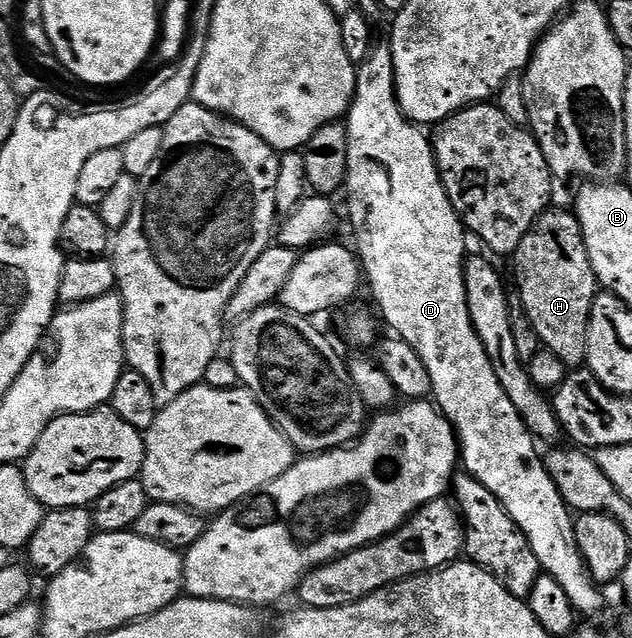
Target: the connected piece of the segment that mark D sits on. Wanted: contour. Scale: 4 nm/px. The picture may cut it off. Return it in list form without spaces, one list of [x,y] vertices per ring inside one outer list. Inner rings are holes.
[[[372,46],[371,52],[367,54],[367,58],[358,64],[355,72],[355,97],[351,100],[351,106],[347,109],[345,126],[347,136],[349,137],[347,181],[345,184],[345,192],[347,191],[347,211],[351,214],[351,227],[355,230],[356,241],[359,242],[357,254],[361,264],[362,274],[365,276],[366,286],[367,283],[371,286],[371,295],[375,298],[375,303],[379,306],[379,311],[383,314],[384,321],[395,330],[392,332],[394,332],[398,338],[404,339],[407,344],[414,349],[417,357],[421,357],[421,361],[425,361],[425,369],[429,369],[429,381],[431,382],[433,402],[435,406],[442,411],[444,417],[450,421],[451,428],[455,430],[455,437],[459,440],[461,463],[462,466],[467,466],[464,467],[466,474],[472,475],[477,481],[481,481],[481,485],[485,485],[485,489],[489,489],[489,493],[493,493],[493,497],[497,497],[497,501],[501,501],[501,505],[507,510],[511,520],[518,525],[521,533],[525,533],[525,537],[537,557],[539,566],[544,572],[558,572],[558,567],[563,571],[571,570],[569,594],[571,597],[571,606],[575,608],[576,612],[582,616],[583,614],[597,614],[604,607],[605,599],[600,592],[602,590],[588,573],[587,567],[584,565],[583,559],[580,556],[580,551],[577,549],[573,512],[561,497],[561,493],[557,489],[553,477],[549,477],[544,456],[541,454],[541,451],[539,455],[538,449],[535,448],[535,446],[537,446],[535,436],[532,435],[529,428],[525,425],[523,418],[517,413],[513,401],[509,401],[505,389],[501,389],[501,381],[497,381],[497,373],[493,373],[493,365],[485,353],[485,345],[481,345],[481,337],[477,337],[477,333],[473,329],[473,321],[469,317],[467,290],[465,289],[465,273],[463,272],[465,260],[469,255],[469,252],[467,252],[467,239],[469,240],[469,235],[463,226],[459,212],[453,209],[453,205],[449,201],[449,197],[443,188],[443,182],[439,176],[439,165],[435,161],[435,149],[432,140],[429,138],[429,135],[423,132],[426,130],[424,130],[422,126],[416,125],[404,117],[403,110],[399,108],[399,102],[395,96],[395,70],[393,69],[393,57],[391,56],[390,46]]]

